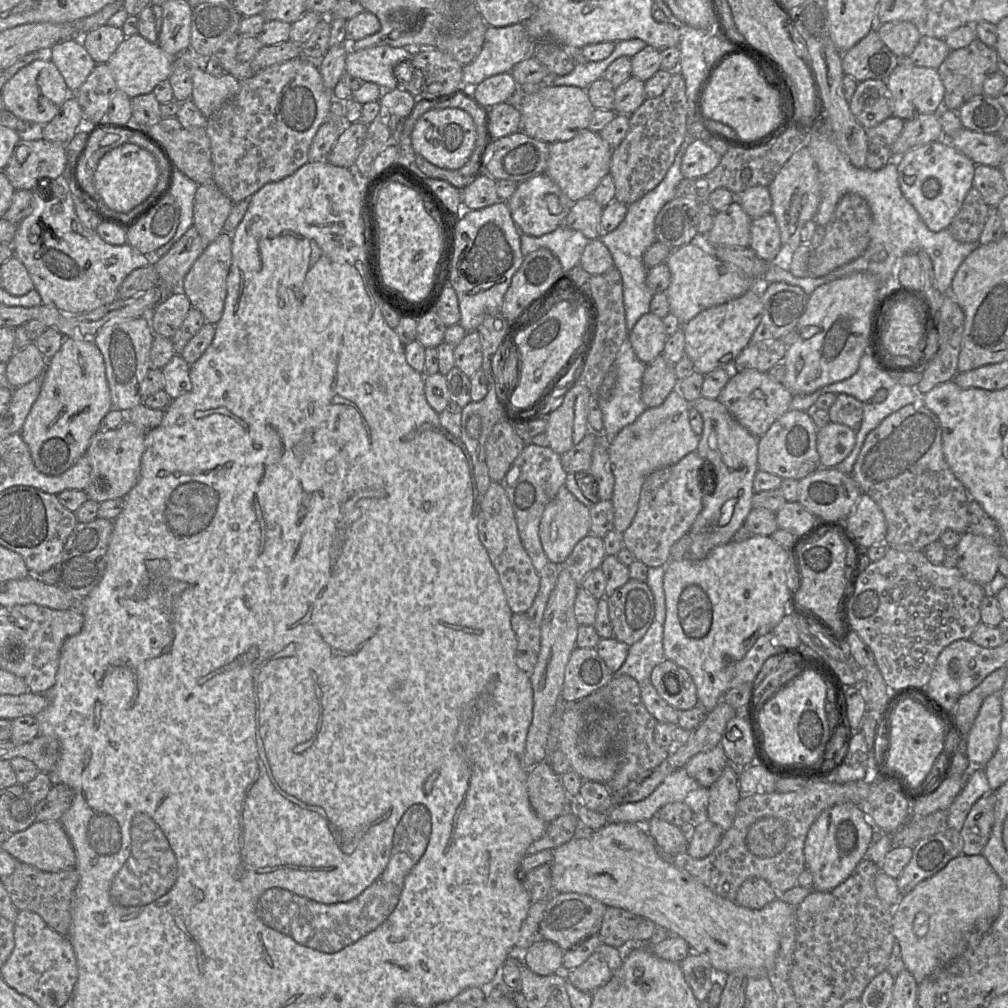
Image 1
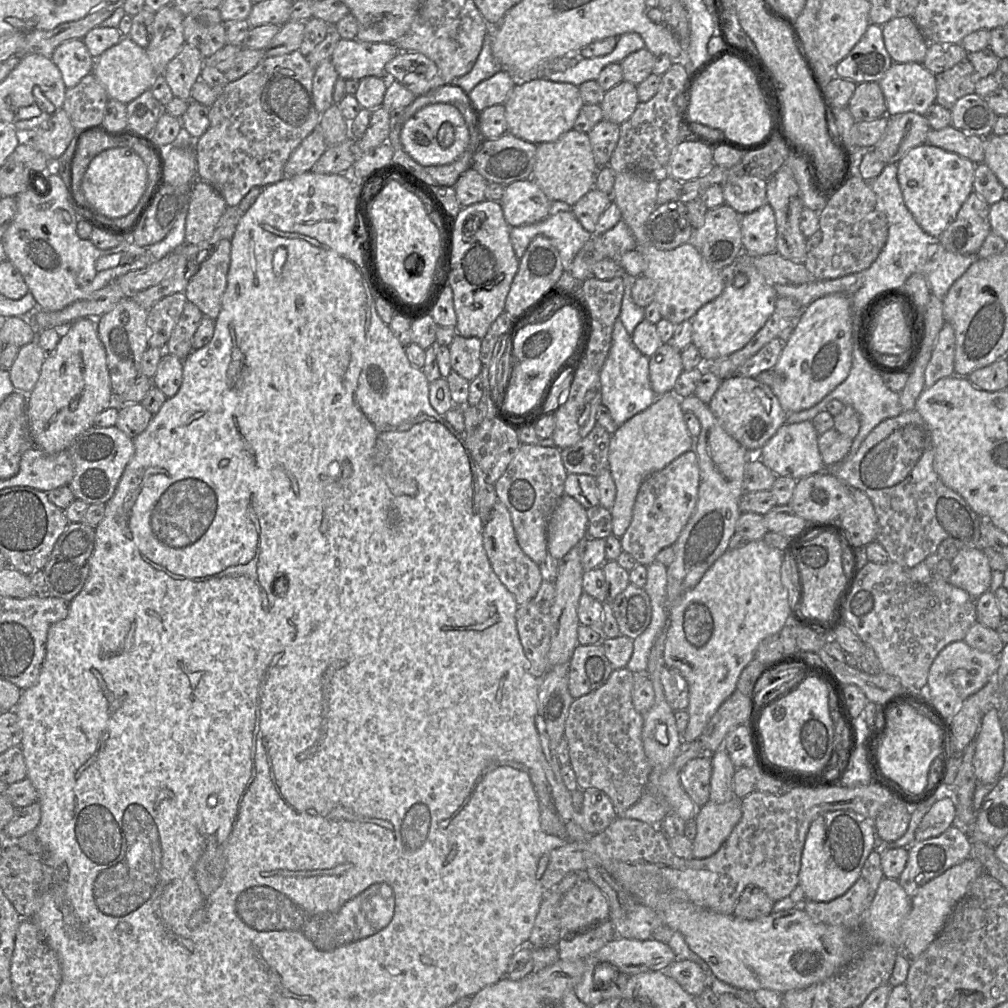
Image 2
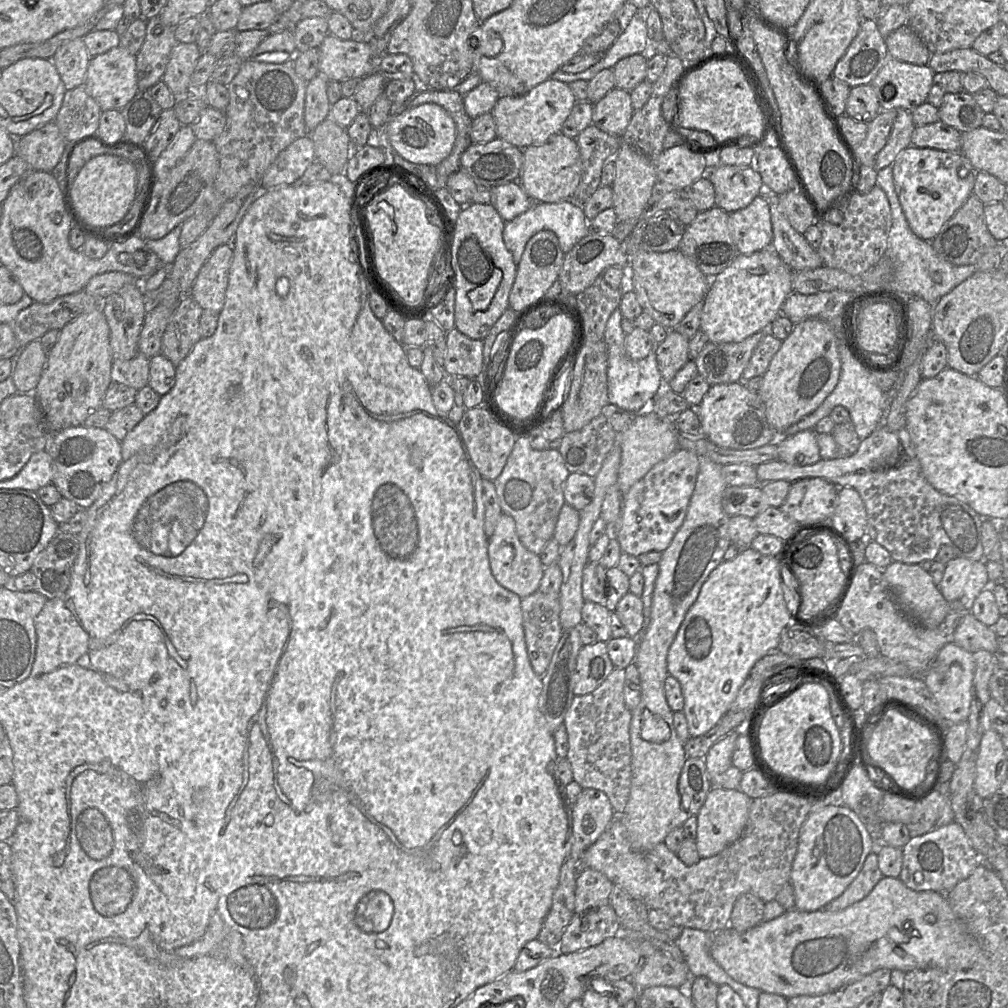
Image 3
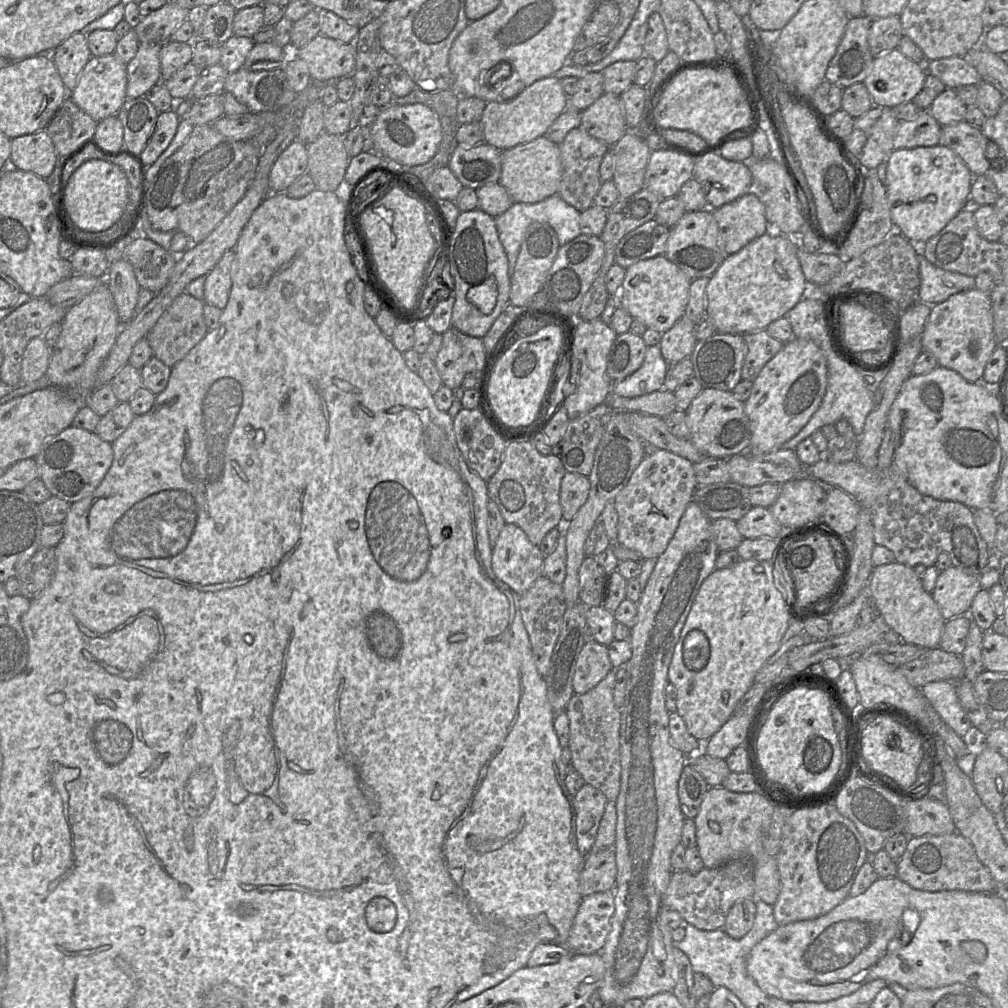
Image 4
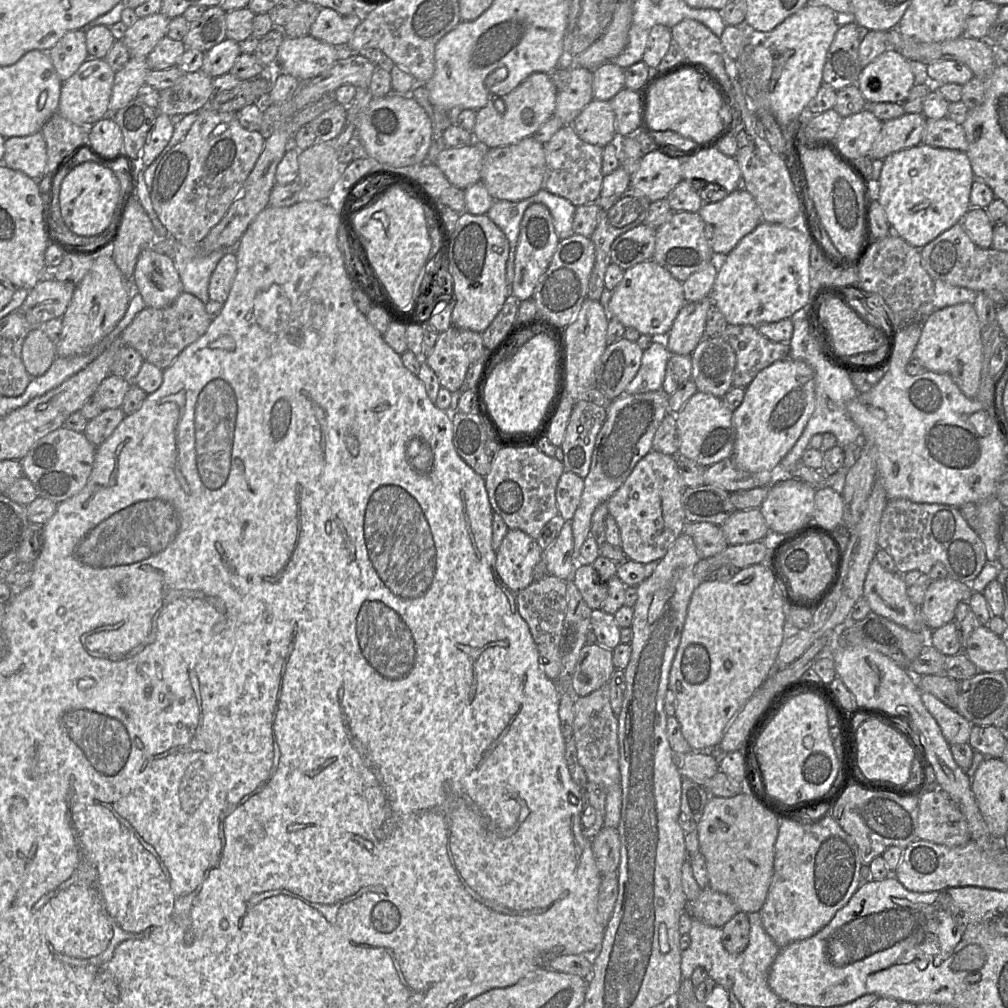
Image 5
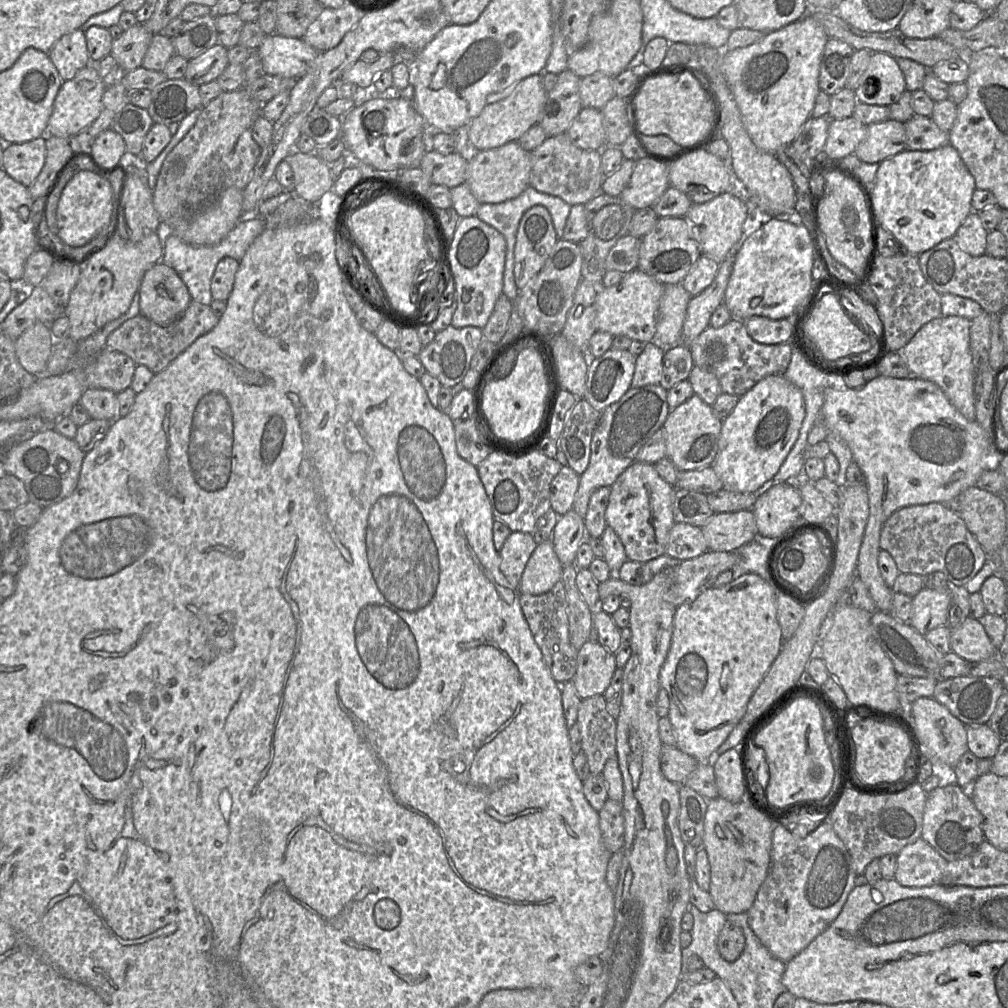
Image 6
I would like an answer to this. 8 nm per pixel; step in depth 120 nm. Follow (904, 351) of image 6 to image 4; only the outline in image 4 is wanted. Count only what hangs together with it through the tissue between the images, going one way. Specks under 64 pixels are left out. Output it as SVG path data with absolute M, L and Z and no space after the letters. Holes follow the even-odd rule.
M973 288L929 305L930 314L921 333L923 351L932 353L940 367L957 372L966 381L981 382L985 366L998 346L994 338L990 293Z

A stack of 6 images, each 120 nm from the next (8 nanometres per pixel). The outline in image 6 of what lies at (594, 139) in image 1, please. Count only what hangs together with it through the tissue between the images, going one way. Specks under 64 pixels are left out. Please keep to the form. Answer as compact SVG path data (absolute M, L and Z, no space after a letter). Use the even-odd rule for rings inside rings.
M518 141L508 142L500 147L475 151L474 157L468 162L467 180L471 193L480 204L501 203L518 197L530 186L531 151L521 147Z

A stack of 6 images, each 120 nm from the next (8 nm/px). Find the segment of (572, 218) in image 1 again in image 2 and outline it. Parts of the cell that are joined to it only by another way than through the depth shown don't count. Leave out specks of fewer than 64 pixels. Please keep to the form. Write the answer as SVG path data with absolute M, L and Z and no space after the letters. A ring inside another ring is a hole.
M593 187L571 209L583 228L593 234L601 214L611 202L612 194L604 193Z

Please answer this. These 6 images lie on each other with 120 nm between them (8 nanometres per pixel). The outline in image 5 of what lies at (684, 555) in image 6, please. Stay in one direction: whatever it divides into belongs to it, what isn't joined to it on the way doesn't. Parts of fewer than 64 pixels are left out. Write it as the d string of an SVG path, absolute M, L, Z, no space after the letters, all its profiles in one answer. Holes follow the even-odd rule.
M686 522L682 533L693 539L700 559L715 556L729 546L721 527L709 522Z

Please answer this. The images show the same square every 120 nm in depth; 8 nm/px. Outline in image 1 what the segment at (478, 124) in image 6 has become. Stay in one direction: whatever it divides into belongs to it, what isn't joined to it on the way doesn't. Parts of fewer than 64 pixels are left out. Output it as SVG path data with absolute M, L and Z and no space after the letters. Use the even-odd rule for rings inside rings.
M541 85L525 95L518 106L520 130L527 136L548 144L566 142L586 130L595 108L586 90L576 86Z

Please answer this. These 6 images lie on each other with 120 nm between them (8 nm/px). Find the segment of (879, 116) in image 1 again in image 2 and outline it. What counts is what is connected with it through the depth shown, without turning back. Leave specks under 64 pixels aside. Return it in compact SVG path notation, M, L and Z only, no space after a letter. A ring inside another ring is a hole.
M879 83L857 84L847 108L855 122L867 122L885 116L886 102Z

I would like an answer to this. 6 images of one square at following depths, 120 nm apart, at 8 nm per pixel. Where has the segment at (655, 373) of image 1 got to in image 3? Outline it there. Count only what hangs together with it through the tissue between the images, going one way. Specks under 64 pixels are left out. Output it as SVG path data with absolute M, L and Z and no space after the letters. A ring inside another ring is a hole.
M670 330L666 339L656 346L658 368L665 383L669 383L689 360L689 339Z

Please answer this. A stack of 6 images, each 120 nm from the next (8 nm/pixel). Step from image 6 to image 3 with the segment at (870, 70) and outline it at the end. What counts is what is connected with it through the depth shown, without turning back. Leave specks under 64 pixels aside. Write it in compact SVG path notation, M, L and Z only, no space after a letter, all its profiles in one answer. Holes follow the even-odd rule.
M888 56L870 82L881 110L912 111L927 101L934 71L926 65L914 65Z

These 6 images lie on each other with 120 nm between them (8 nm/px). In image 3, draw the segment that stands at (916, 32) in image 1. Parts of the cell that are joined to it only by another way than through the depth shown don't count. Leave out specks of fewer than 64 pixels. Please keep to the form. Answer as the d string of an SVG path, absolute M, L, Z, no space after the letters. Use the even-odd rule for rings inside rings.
M904 24L885 38L888 56L914 65L926 65L932 53L919 36Z

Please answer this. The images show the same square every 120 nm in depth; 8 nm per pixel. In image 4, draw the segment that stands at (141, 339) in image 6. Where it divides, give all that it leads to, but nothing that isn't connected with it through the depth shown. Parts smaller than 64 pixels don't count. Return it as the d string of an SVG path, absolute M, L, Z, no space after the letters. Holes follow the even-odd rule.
M186 292L177 296L146 335L153 356L170 368L183 359L208 331L204 322L203 307L203 301Z

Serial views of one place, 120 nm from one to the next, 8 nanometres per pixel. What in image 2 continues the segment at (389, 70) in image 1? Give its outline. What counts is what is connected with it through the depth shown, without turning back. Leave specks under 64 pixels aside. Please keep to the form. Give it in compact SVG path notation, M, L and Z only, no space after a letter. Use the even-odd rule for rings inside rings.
M343 39L337 43L331 62L344 80L361 80L367 76L386 78L385 65L399 52L394 43Z

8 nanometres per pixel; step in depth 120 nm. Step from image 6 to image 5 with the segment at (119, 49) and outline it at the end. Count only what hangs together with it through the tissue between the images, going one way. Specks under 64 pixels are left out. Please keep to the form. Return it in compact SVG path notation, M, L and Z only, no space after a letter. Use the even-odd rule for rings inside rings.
M161 12L138 18L121 39L131 58L147 58L157 43L166 36L170 20Z

